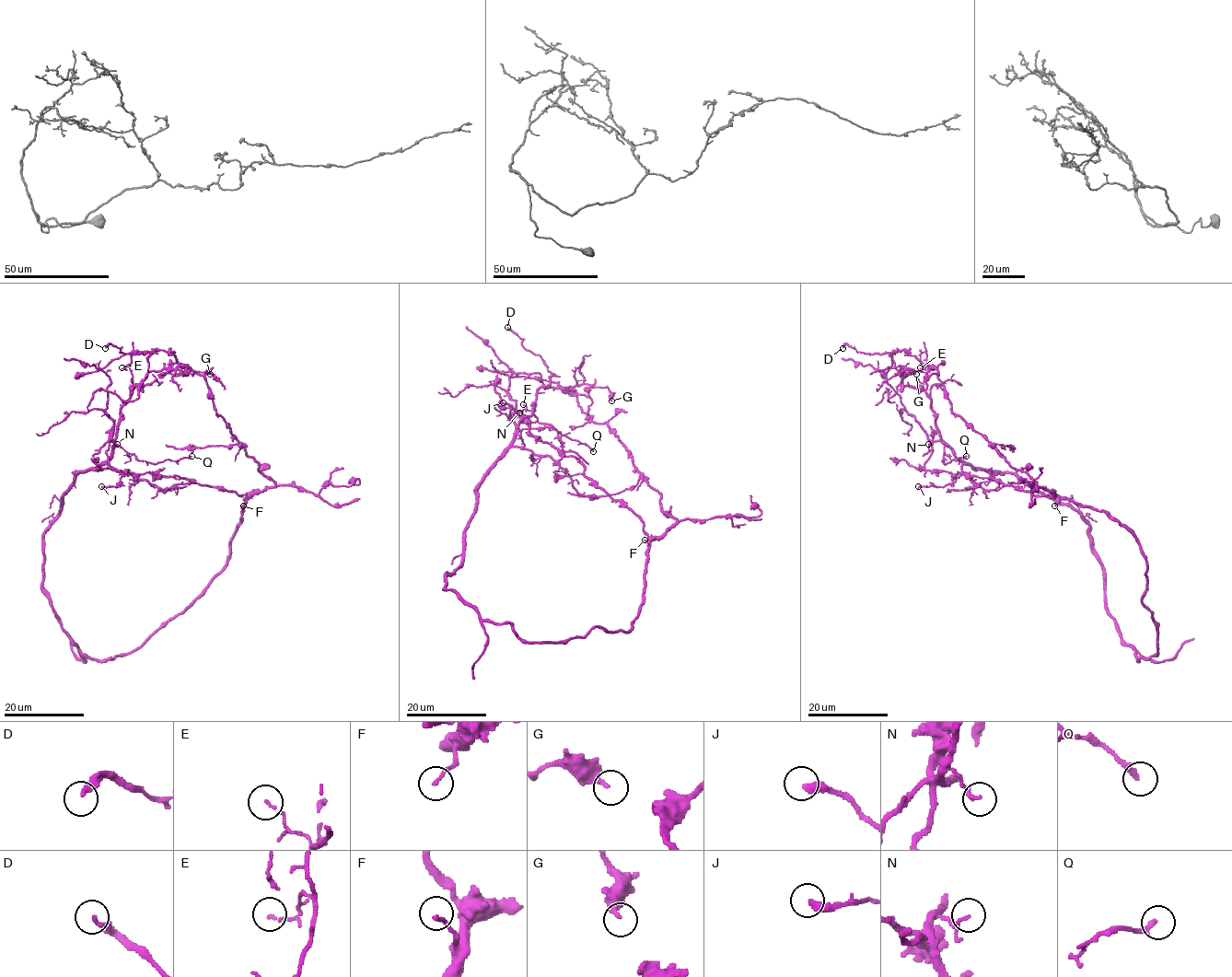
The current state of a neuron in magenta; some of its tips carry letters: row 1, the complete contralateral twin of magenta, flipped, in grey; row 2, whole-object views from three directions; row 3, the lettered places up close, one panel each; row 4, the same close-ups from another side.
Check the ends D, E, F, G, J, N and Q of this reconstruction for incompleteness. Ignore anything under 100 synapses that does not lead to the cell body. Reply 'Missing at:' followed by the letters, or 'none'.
Missing at: none

